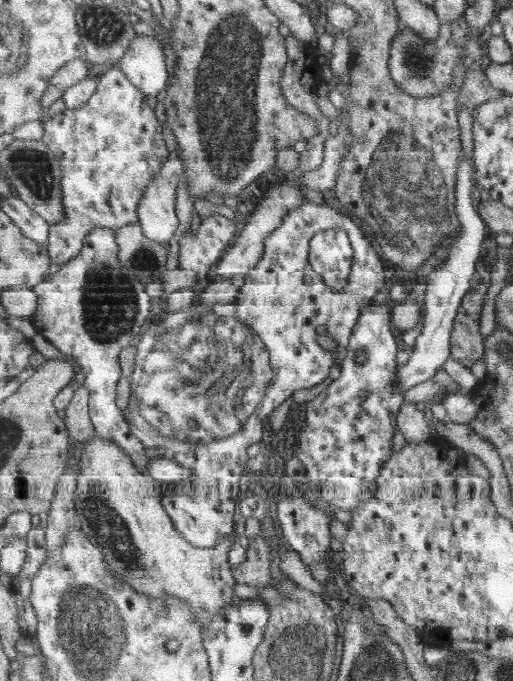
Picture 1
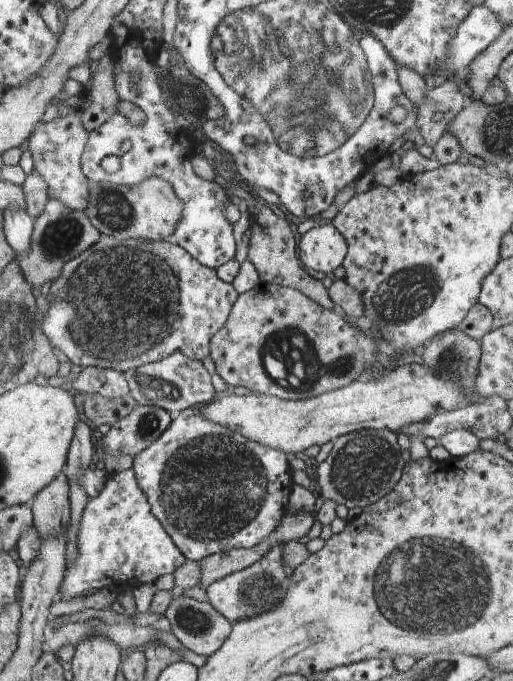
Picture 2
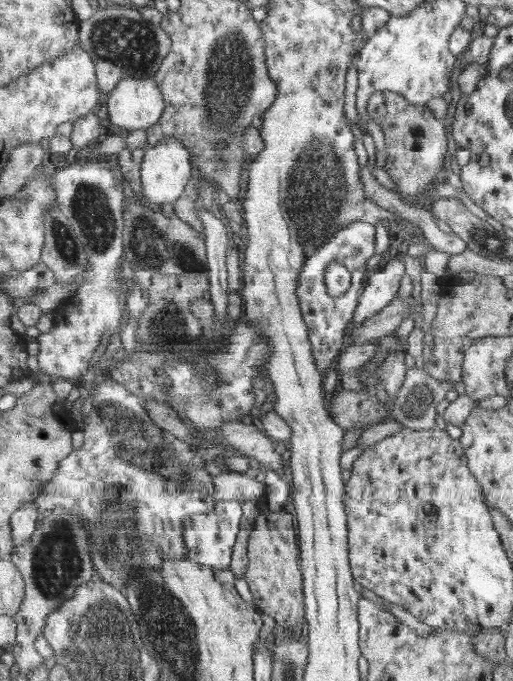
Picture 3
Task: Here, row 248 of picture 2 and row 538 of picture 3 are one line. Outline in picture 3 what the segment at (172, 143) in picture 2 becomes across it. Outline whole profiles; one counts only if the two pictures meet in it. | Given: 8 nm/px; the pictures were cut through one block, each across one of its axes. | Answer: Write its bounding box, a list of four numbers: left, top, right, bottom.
[185,500,243,570]

